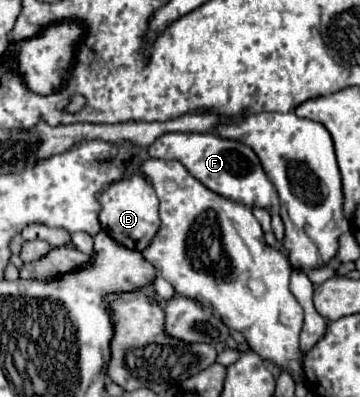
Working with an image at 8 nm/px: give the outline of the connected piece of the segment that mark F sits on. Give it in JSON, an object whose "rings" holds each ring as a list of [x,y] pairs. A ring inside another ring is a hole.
{"rings":[[[165,133],[161,135],[149,149],[149,157],[157,159],[177,159],[185,165],[185,169],[201,181],[207,189],[243,203],[247,207],[259,205],[263,209],[277,209],[279,197],[273,183],[267,179],[259,157],[251,147],[241,141],[223,139],[215,133]]]}

